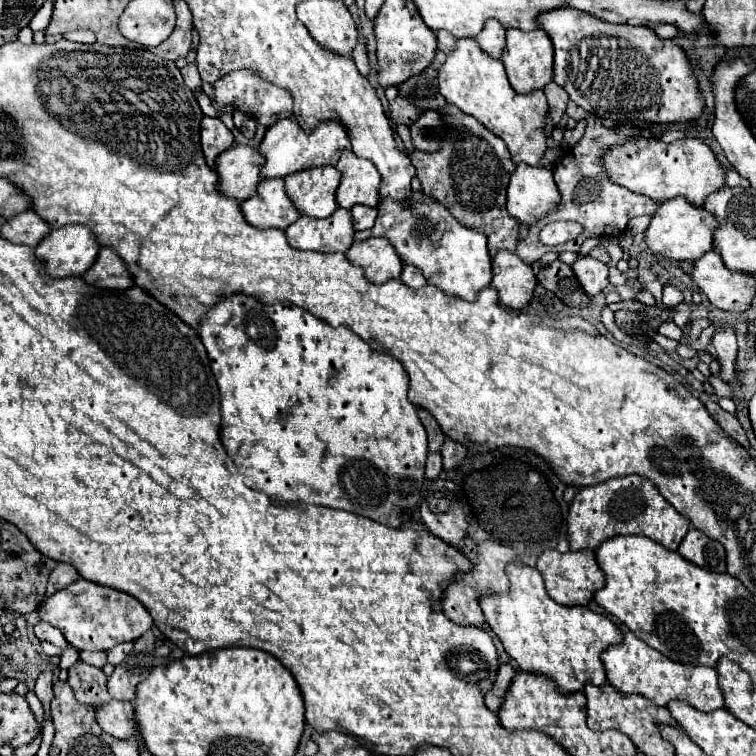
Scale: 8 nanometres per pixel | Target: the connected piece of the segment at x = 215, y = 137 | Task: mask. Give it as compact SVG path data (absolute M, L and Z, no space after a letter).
M203 117L201 121L201 147L205 161L215 169L215 159L235 143L233 133L217 117Z

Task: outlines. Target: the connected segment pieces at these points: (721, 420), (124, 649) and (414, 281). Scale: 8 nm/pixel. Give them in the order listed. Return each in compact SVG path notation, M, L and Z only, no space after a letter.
M707 401L707 403L705 403L705 407L707 407L709 415L717 421L717 425L721 425L721 429L723 429L727 435L731 435L735 441L739 441L739 443L749 451L747 435L745 435L745 431L743 431L743 427L741 427L741 423L737 421L737 417L735 417L735 415L731 415L731 413L727 413L727 411L723 411L723 409L721 409L717 403L713 403L713 401Z
M133 642L122 643L107 652L107 662L117 666L125 661L127 655L133 649Z
M403 265L401 281L403 281L407 287L413 287L413 289L419 289L419 287L427 285L423 273L421 273L417 267L413 267L413 265Z

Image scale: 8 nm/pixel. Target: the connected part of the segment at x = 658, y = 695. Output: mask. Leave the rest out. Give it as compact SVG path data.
M625 633L623 641L619 645L609 647L601 655L605 669L607 669L607 681L623 691L623 693L635 693L651 699L657 705L667 705L673 699L681 699L695 707L701 713L711 713L725 707L723 693L717 683L717 671L711 667L691 667L683 663L671 663L671 659L663 657L659 651L651 649L647 643L637 639L633 633Z

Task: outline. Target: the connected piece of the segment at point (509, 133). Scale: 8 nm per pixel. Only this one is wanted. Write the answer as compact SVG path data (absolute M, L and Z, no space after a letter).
M459 39L457 49L447 57L439 69L439 91L447 103L457 105L463 113L473 115L491 133L501 137L515 163L539 165L543 153L547 151L543 123L547 119L549 107L543 91L529 95L519 95L507 81L505 67L499 59L483 53L473 39Z

